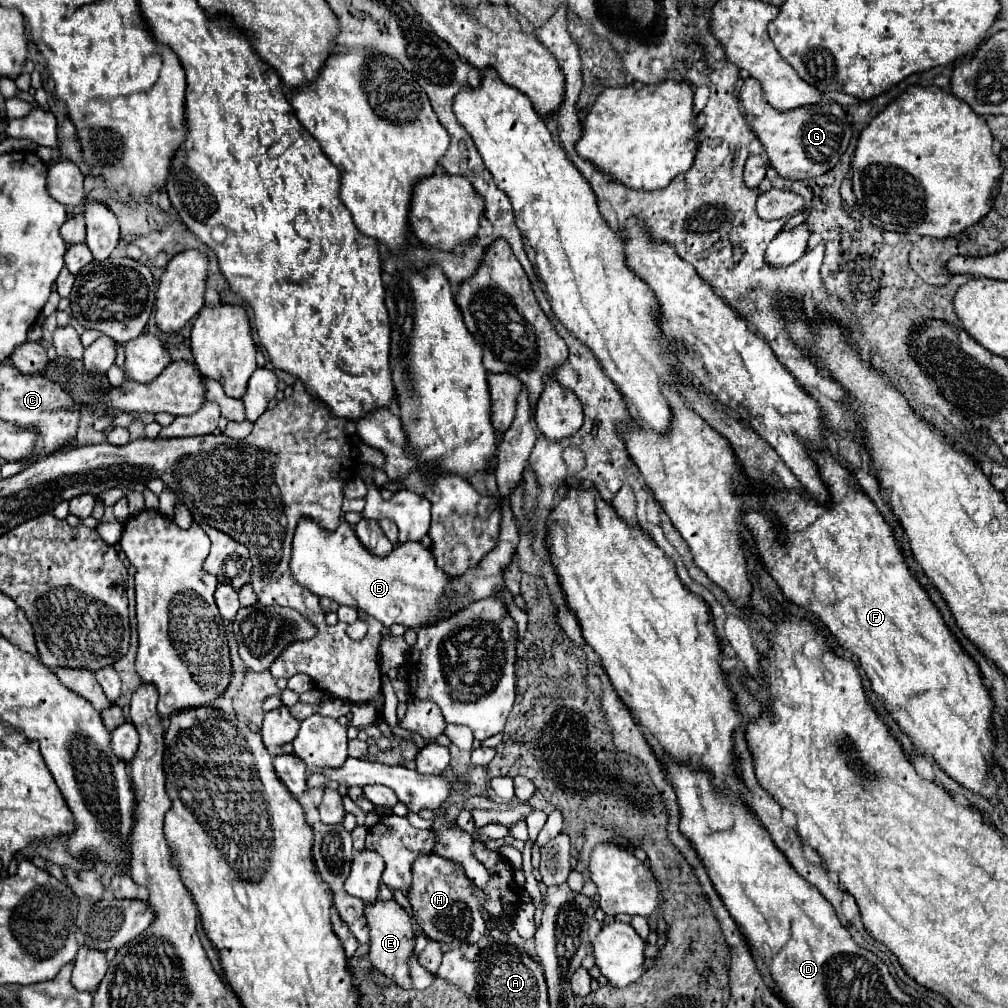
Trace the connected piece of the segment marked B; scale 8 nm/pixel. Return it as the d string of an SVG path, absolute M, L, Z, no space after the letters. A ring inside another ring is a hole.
M300 518L292 540L290 572L294 580L312 594L330 598L340 606L362 610L380 620L386 628L392 624L402 624L406 628L430 626L460 612L460 608L450 610L452 598L446 594L446 586L450 586L454 578L438 568L428 548L420 542L404 542L388 556L374 556L360 544L354 528L346 520L332 532L312 518Z

